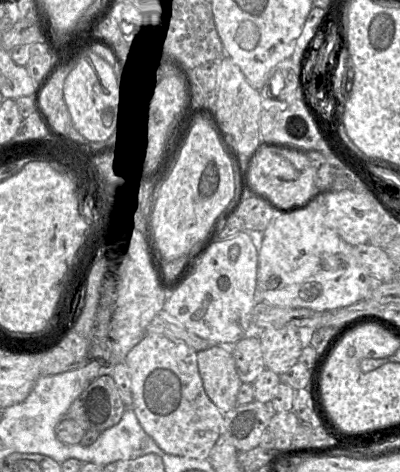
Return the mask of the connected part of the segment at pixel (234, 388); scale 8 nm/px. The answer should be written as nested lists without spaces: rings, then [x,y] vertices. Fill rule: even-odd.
[[[212,346],[197,352],[198,369],[204,389],[223,413],[237,406],[237,395],[242,384],[231,347]]]

